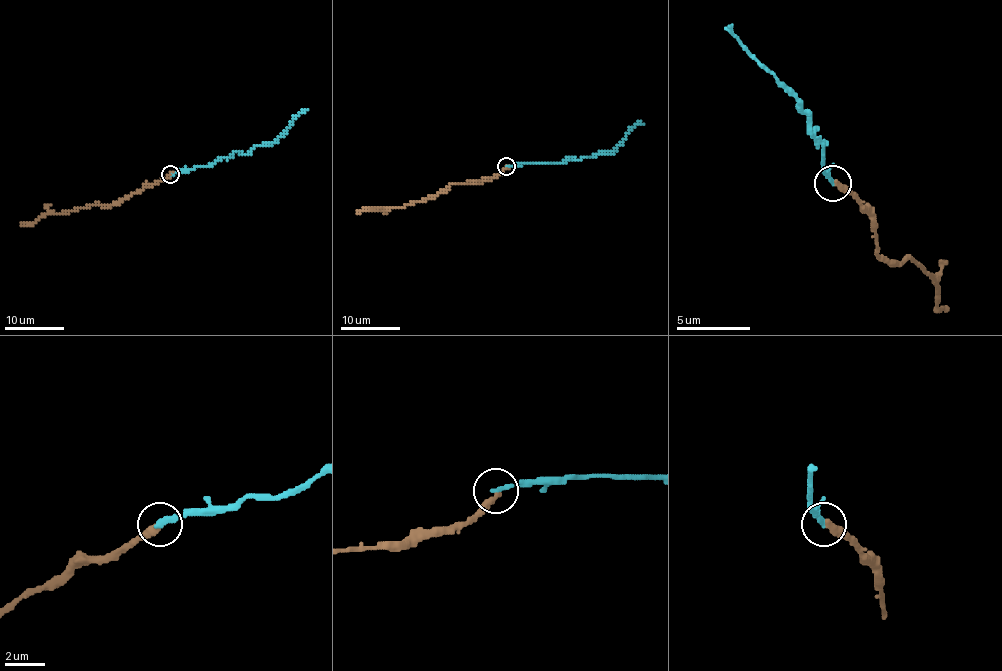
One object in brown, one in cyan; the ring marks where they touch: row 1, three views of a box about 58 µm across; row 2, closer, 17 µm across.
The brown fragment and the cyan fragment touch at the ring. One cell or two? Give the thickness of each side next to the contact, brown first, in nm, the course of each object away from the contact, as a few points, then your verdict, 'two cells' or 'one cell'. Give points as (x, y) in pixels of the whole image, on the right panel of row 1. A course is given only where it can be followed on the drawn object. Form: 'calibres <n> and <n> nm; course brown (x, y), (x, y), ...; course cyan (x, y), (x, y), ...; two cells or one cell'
calibres 380 and 280 nm; course brown (834, 184), (870, 217), (878, 254), (889, 261), (907, 257), (933, 279), (940, 309), (944, 309); course cyan (834, 184), (823, 169), (823, 144), (815, 129), (812, 133), (808, 114), (801, 111), (801, 103), (727, 26); one cell

